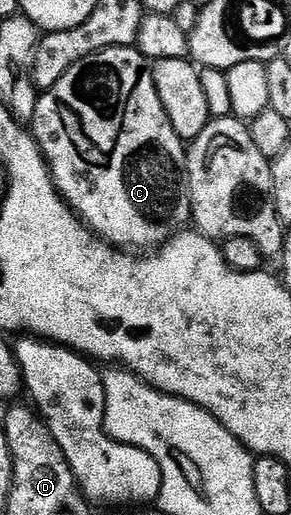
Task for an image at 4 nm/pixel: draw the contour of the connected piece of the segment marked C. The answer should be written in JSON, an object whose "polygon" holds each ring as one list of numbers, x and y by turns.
{"polygon":[[110,46,73,64,73,68,69,68,69,72,65,72,65,76,61,76,61,80,57,80,57,84,53,84,51,90,39,94,39,102,35,105,33,133,39,149,43,151,47,160,47,167,51,170,51,178,55,181,55,187,59,189,59,195,82,218,83,225,109,245,124,252,155,252,192,221,191,189,187,179,188,147,184,139,179,138,177,132,173,132,173,124,169,124,169,116,161,104,161,96,157,96,149,59,135,46]]}

